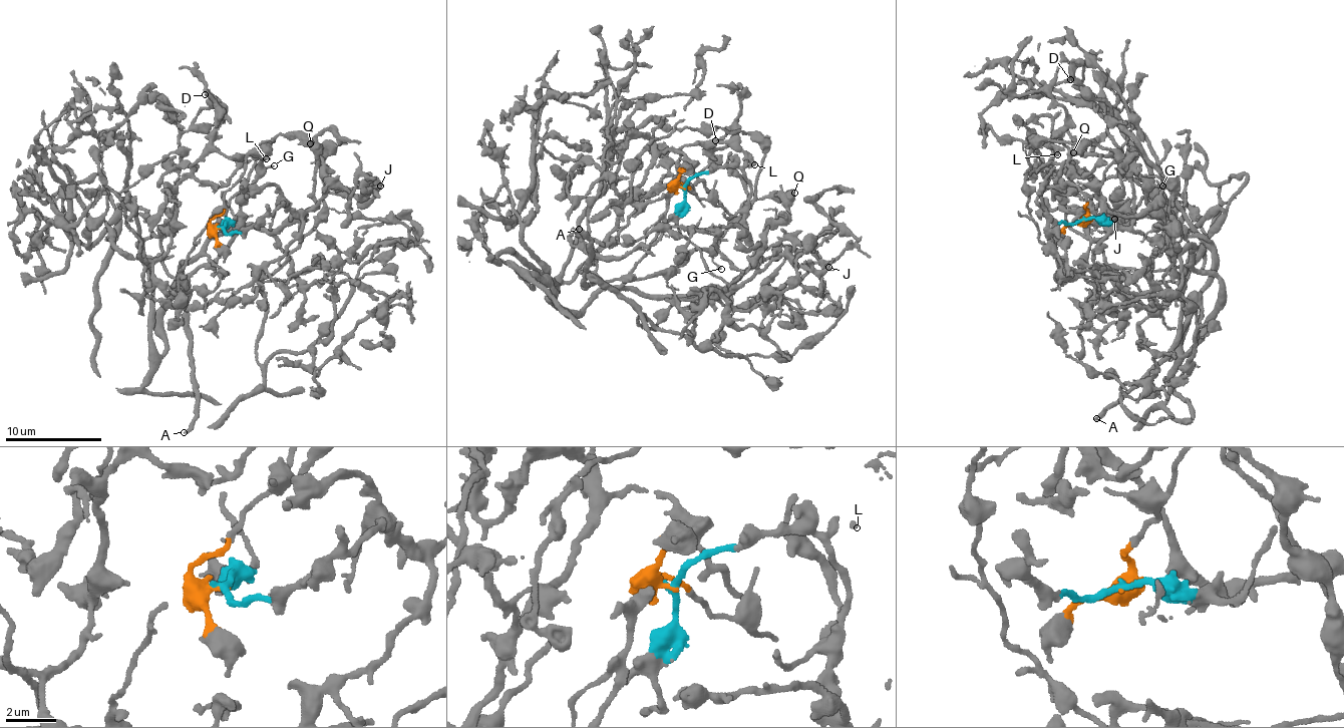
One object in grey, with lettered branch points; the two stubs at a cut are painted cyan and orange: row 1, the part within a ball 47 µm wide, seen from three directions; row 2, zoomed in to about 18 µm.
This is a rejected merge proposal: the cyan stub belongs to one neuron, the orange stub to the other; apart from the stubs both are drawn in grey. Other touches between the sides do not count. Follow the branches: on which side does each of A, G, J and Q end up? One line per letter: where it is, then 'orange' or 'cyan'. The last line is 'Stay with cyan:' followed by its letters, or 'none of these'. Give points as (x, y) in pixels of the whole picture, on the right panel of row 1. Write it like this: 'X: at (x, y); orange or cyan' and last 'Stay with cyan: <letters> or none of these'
A: at (1096, 418); orange
G: at (1162, 186); orange
J: at (1114, 219); cyan
Q: at (1073, 152); orange
Stay with cyan: J

